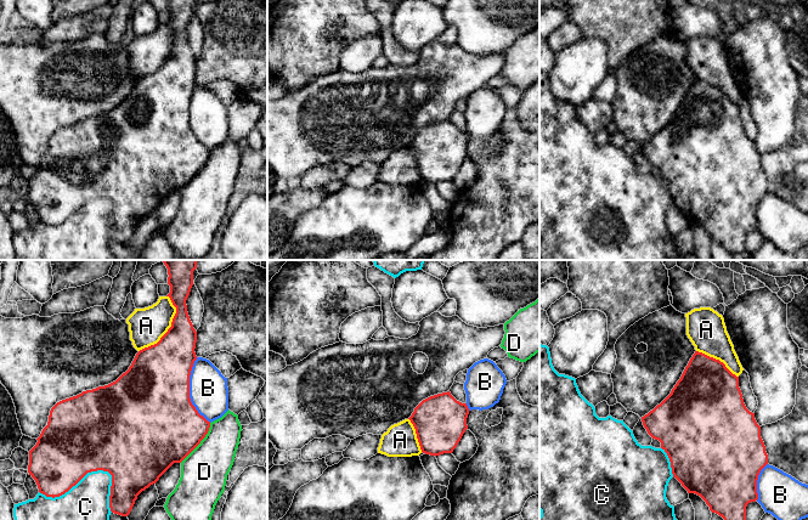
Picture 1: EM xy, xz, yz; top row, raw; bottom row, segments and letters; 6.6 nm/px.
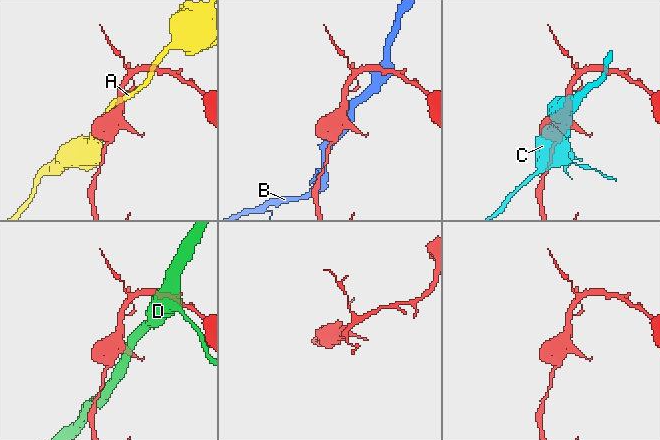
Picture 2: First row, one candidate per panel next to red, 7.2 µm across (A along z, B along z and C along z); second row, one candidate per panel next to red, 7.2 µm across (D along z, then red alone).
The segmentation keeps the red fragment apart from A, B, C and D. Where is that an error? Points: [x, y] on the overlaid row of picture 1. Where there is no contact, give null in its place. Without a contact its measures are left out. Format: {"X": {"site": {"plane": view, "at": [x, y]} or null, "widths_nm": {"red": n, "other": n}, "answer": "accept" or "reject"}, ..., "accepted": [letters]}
{"A": {"site": {"plane": "xy", "at": [169, 328]}, "widths_nm": {"red": 320, "other": 240}, "answer": "accept"}, "B": {"site": {"plane": "xy", "at": [188, 391]}, "widths_nm": {"red": 500, "other": 260}, "answer": "reject"}, "C": {"site": {"plane": "xy", "at": [94, 470]}, "widths_nm": {"red": 500, "other": 280}, "answer": "reject"}, "D": {"site": {"plane": "xy", "at": [199, 442]}, "widths_nm": {"red": 460, "other": 300}, "answer": "reject"}, "accepted": ["A"]}

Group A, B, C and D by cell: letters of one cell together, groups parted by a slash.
A / B / C / D

